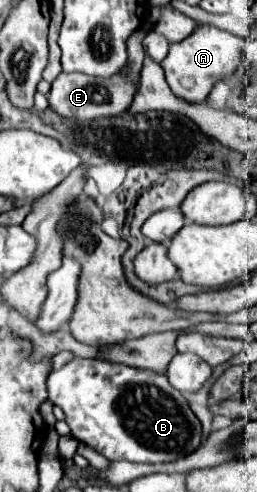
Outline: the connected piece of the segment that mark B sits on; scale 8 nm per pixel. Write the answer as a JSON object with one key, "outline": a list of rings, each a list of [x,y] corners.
{"outline":[[[75,357],[47,377],[47,391],[49,401],[63,409],[71,435],[105,455],[109,461],[125,459],[133,463],[171,463],[195,451],[203,437],[201,423],[191,411],[185,395],[177,393],[165,375],[153,373],[151,369],[135,369],[127,365],[123,371],[115,371],[111,361]]]}

